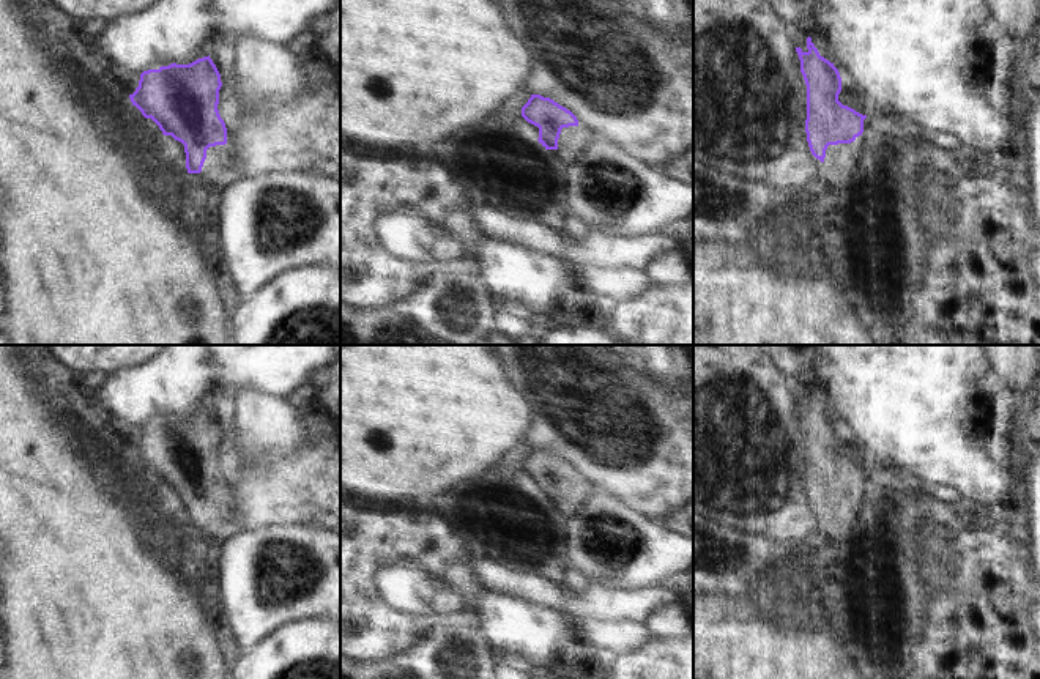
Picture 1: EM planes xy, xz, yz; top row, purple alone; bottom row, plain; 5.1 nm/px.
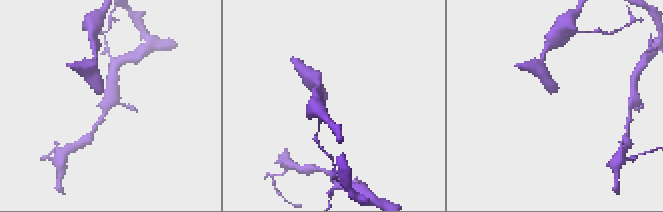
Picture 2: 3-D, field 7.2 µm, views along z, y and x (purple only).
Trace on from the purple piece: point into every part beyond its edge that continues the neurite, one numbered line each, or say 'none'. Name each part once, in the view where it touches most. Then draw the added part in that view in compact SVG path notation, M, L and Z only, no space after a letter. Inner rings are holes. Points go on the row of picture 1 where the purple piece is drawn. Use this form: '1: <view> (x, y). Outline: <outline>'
1: yz (845, 167). Outline: M864 142L829 145L823 162L824 189L832 197L856 197L867 181L868 165Z

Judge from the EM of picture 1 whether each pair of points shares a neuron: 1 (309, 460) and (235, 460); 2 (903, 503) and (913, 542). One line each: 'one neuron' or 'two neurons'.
1: one neuron
2: one neuron

